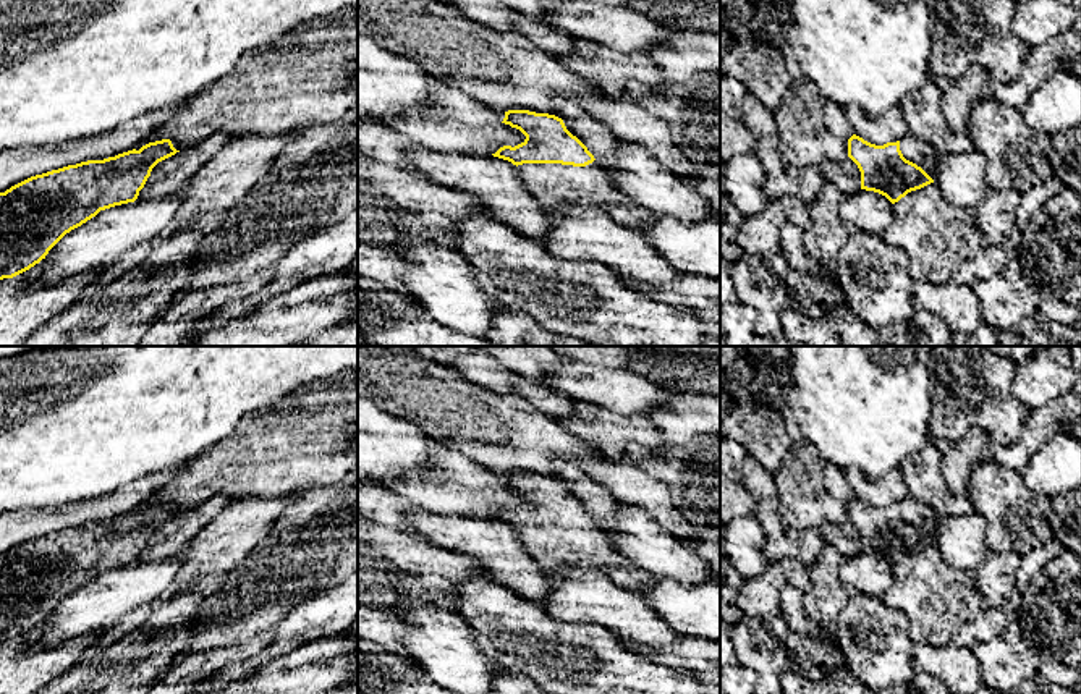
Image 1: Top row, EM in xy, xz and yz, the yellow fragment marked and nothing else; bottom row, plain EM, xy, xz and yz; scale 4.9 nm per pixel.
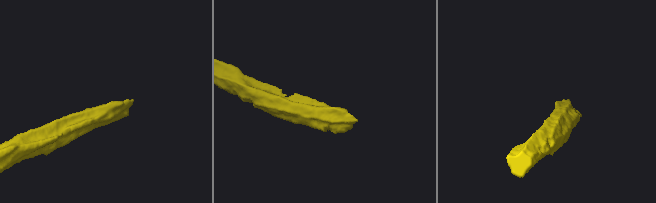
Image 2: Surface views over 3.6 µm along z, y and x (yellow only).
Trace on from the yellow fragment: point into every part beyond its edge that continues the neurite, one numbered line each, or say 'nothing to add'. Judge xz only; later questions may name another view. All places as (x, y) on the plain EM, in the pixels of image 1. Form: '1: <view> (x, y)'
1: xz (552, 545)

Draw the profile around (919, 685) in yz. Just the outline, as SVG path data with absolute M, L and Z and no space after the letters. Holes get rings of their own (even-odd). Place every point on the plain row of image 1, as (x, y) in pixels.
M914 675L911 681L903 686L885 689L879 694L952 694L945 686L931 676Z

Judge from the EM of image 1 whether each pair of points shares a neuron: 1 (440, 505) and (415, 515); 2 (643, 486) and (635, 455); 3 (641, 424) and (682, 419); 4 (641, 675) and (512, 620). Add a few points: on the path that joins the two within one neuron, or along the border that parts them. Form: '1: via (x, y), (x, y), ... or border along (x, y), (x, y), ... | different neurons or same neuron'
1: border along (418, 505), (432, 512), (460, 513), (463, 516) | different neurons
2: border along (628, 460), (670, 489) | different neurons
3: border along (657, 423), (664, 442) | different neurons
4: via (609, 652), (586, 630), (549, 630), (544, 626) | same neuron

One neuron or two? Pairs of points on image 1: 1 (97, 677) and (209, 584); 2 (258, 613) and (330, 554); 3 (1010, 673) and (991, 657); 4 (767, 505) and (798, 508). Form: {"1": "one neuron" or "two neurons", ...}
{"1": "one neuron", "2": "one neuron", "3": "one neuron", "4": "two neurons"}

